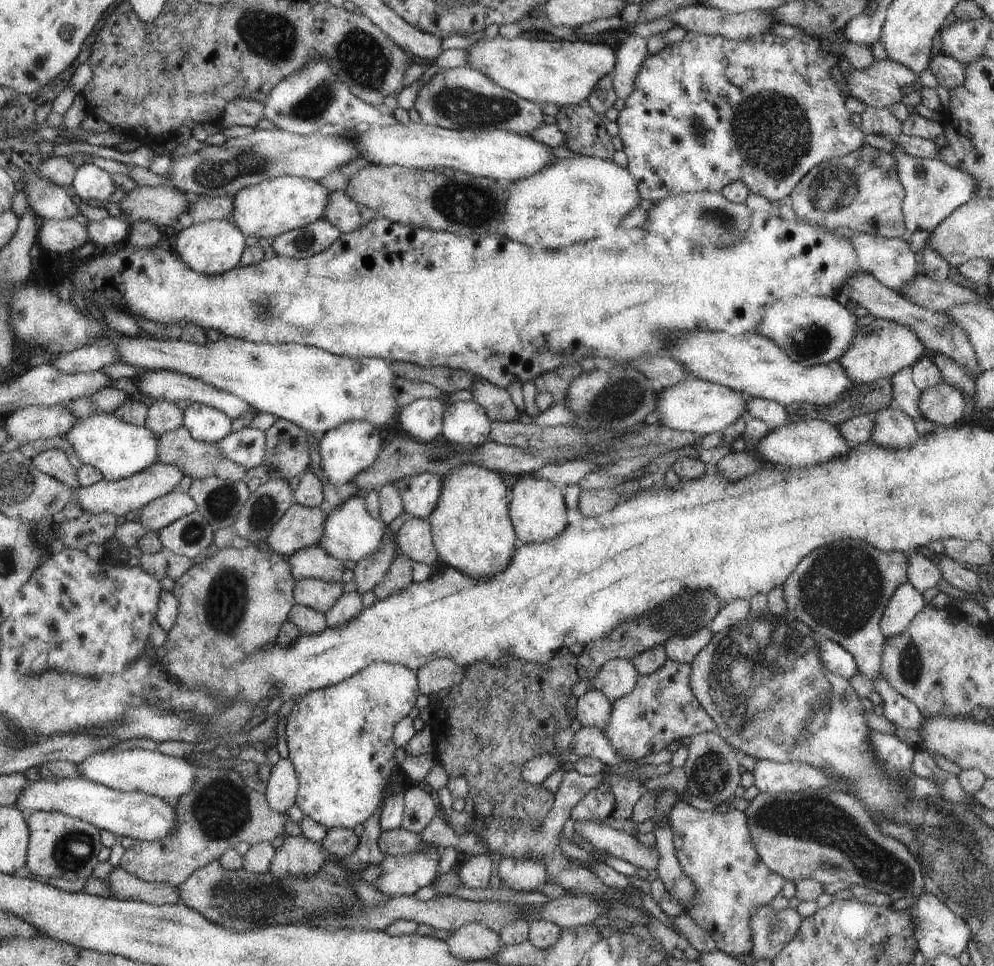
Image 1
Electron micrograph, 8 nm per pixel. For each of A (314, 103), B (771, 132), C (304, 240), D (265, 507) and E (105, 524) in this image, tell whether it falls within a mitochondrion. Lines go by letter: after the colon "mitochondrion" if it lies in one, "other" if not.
A: mitochondrion
B: mitochondrion
C: mitochondrion
D: mitochondrion
E: other

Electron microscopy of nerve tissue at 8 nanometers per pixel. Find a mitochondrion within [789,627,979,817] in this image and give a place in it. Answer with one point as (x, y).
(909, 660)

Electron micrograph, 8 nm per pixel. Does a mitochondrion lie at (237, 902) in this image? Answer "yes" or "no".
yes

